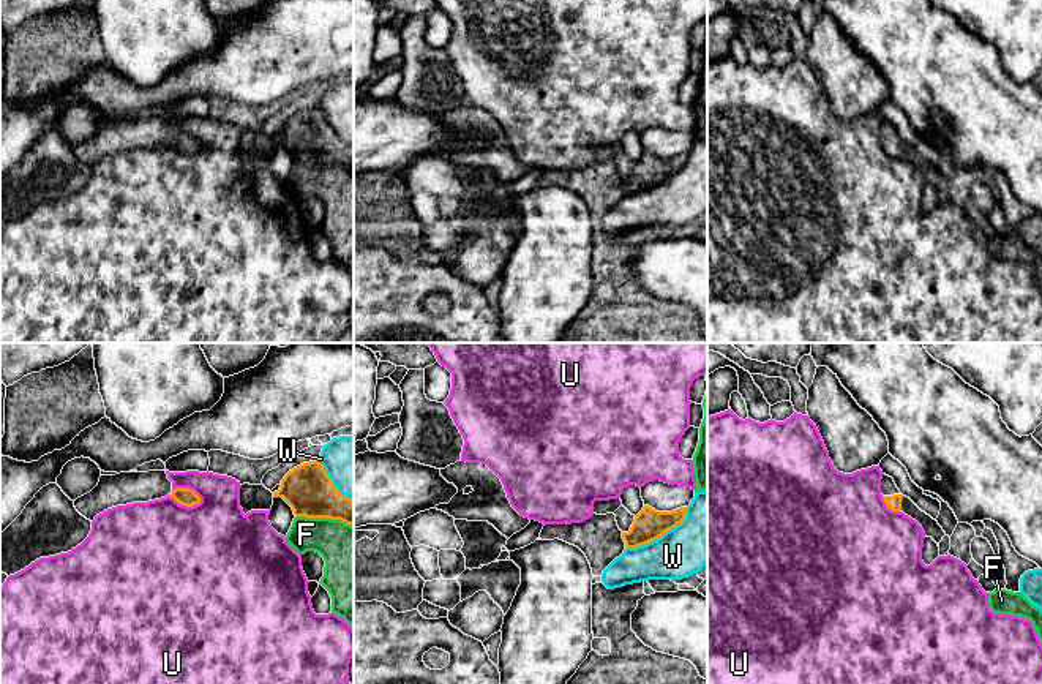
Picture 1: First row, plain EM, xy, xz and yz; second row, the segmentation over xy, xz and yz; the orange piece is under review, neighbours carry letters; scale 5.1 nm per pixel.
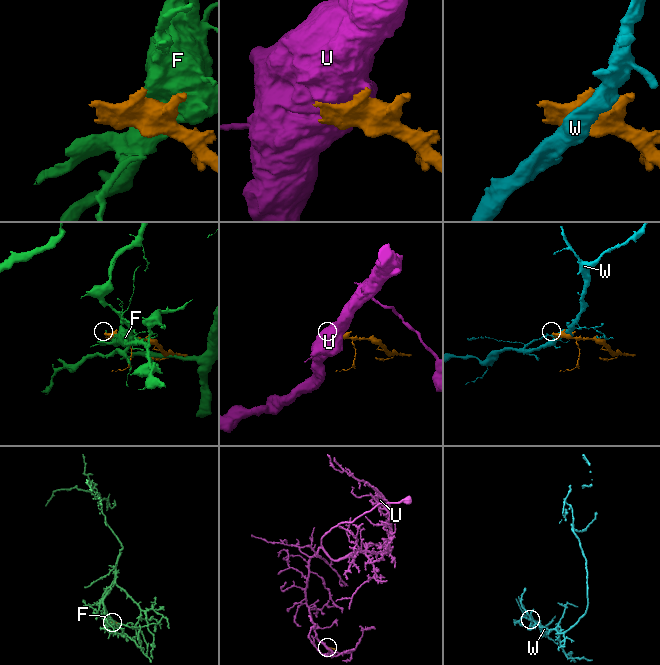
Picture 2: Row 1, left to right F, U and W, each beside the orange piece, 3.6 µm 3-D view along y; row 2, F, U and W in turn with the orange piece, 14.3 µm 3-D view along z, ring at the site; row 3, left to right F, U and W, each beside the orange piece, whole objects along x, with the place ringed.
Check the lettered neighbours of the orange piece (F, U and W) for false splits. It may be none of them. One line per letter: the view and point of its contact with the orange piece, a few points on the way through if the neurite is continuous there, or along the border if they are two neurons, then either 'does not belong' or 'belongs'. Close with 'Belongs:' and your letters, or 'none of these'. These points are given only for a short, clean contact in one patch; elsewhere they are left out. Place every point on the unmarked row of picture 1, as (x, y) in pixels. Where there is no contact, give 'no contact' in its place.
F: contact xy (324, 163); does not belong
U: contact xy (185, 150); does not belong
W: contact xz (660, 182); does not belong
Belongs: none of these

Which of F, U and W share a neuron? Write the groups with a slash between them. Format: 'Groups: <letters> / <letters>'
Groups: F / U / W

